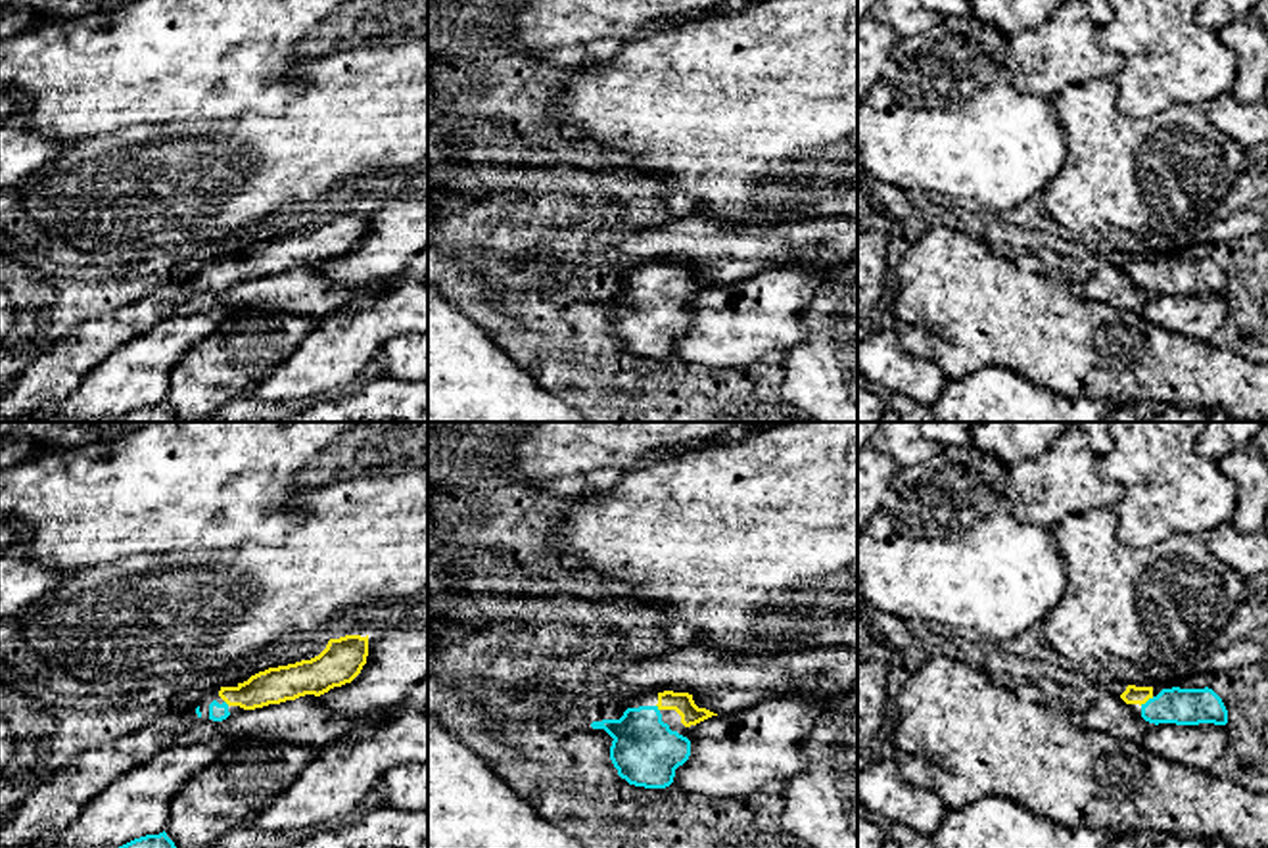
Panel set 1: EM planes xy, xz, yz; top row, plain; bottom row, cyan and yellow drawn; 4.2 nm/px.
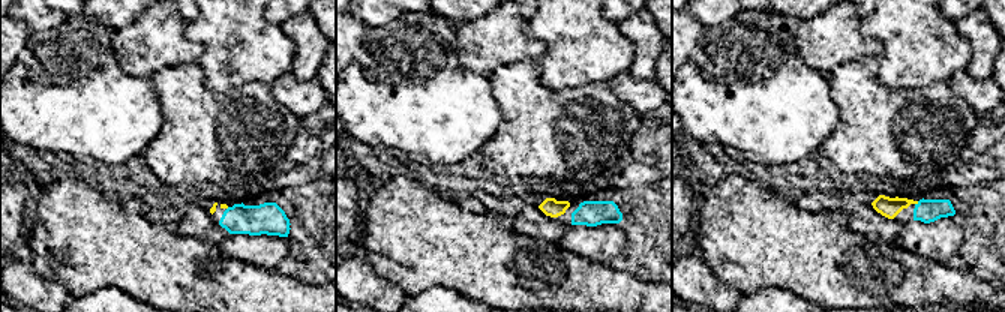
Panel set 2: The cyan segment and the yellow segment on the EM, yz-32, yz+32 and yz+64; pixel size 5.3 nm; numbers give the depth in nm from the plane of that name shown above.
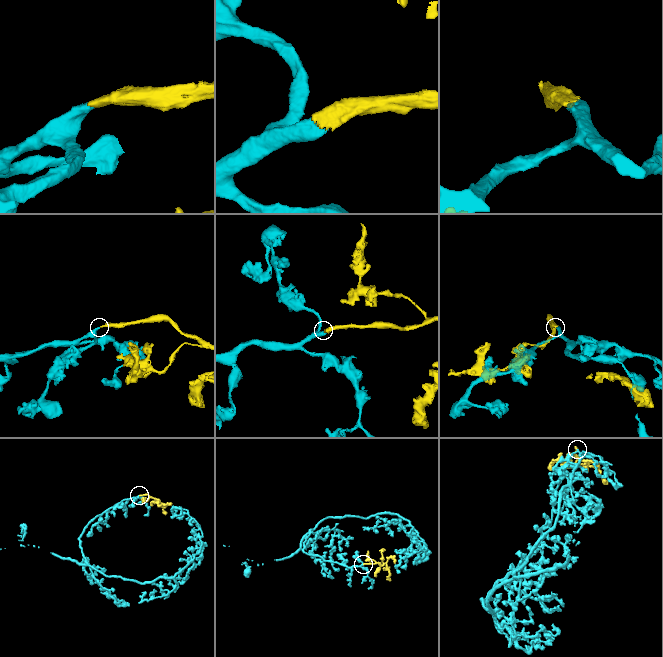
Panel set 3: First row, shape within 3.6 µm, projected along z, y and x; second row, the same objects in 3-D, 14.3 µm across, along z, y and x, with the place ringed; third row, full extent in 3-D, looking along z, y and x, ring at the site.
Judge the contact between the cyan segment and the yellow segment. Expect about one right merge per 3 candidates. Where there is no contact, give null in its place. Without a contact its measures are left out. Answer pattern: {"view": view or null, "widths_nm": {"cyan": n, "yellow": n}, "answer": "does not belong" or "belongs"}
{"view": "yz", "widths_nm": {"cyan": 160, "yellow": 80}, "answer": "belongs"}

